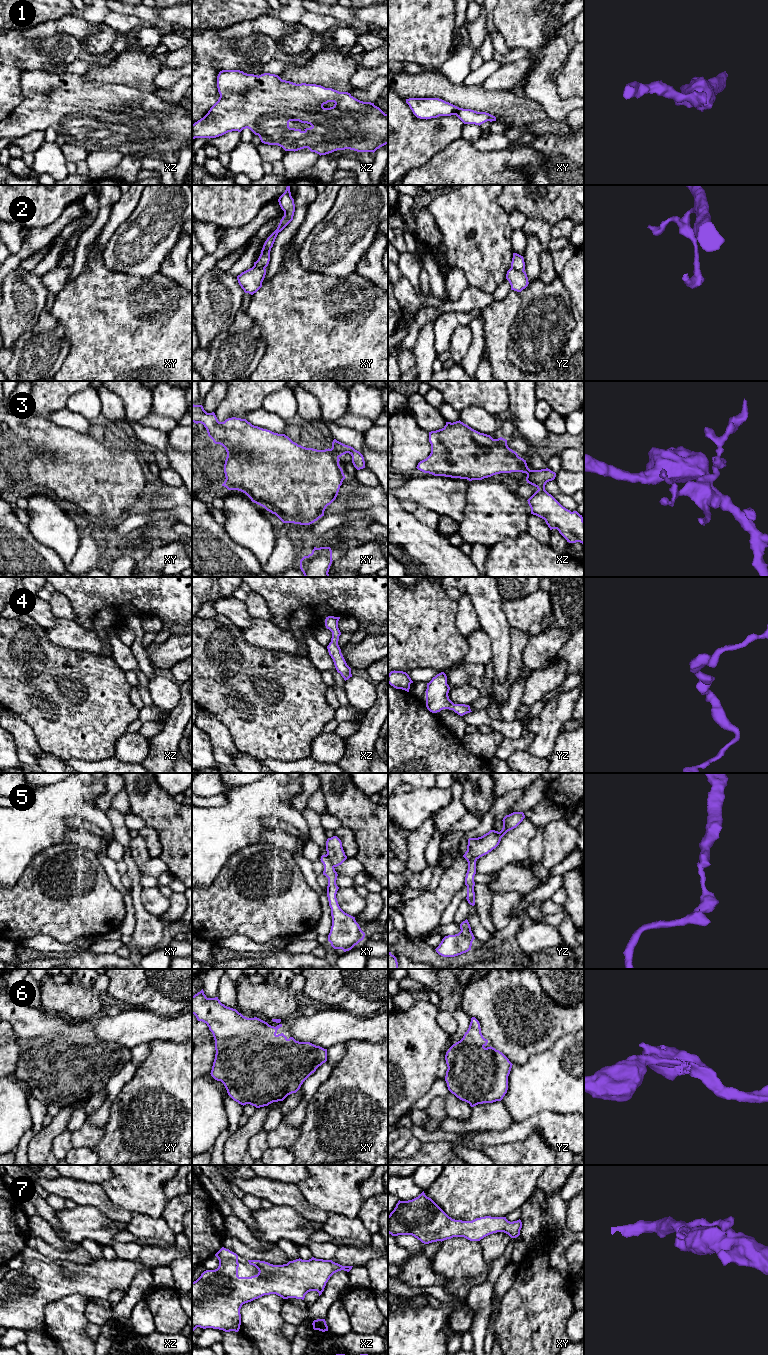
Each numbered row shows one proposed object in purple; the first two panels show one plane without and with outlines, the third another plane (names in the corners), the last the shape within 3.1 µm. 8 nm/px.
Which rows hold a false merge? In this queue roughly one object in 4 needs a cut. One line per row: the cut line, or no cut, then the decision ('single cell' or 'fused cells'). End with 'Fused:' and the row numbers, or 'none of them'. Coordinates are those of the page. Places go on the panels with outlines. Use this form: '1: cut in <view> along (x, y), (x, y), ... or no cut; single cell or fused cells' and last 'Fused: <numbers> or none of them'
1: no cut; single cell
2: cut in yz along (511, 266), (523, 271); fused cells
3: cut in xy along (331, 448), (338, 457); fused cells
4: no cut; single cell
5: cut in xy along (326, 854), (333, 867); fused cells
6: no cut; single cell
7: no cut; single cell
Fused: 2, 3, 5

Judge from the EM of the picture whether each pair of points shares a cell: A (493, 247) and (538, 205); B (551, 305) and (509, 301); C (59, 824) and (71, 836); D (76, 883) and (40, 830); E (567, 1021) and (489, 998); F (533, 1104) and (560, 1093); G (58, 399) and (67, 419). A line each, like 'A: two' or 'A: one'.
A: two
B: two
C: two
D: two
E: one
F: one
G: two

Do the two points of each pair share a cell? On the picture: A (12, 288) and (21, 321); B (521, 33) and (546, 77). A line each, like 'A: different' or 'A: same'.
A: same
B: same

